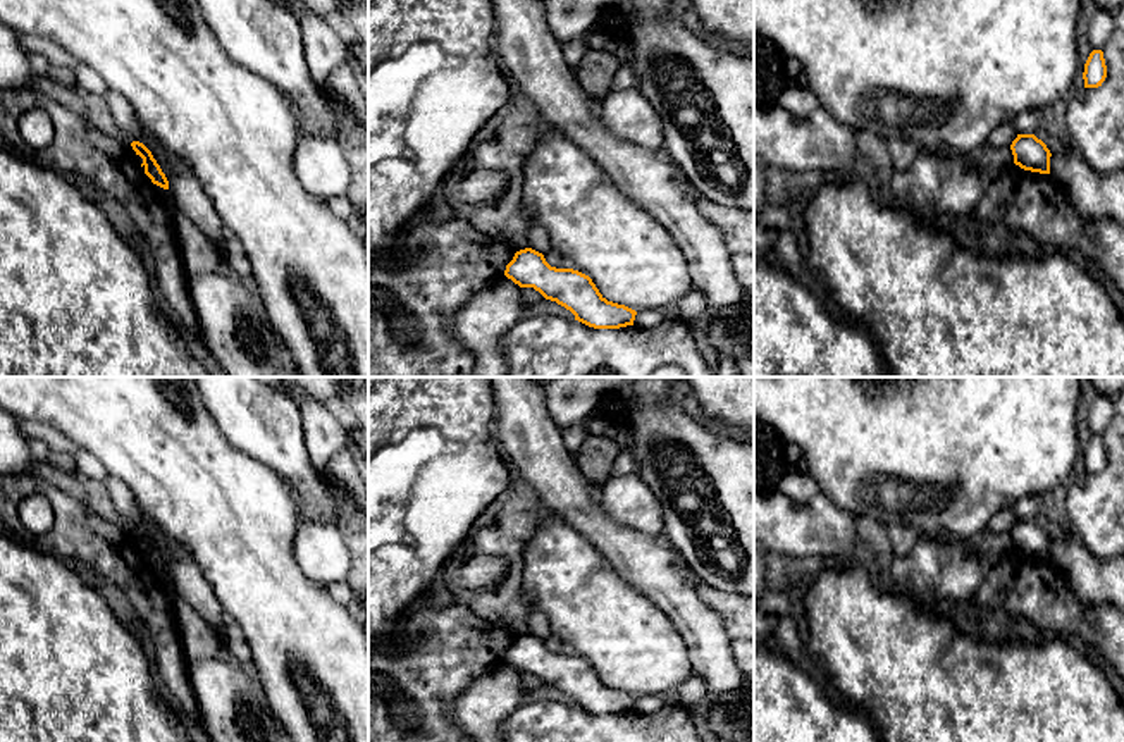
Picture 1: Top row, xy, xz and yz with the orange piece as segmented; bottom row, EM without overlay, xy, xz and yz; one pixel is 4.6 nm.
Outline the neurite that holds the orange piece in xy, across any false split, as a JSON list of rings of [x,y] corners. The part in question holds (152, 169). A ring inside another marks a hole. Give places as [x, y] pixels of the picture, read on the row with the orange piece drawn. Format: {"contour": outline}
{"contour": [[[133,141],[131,146],[136,151],[136,155],[143,158],[141,167],[145,169],[145,174],[151,179],[151,182],[164,189],[169,189],[169,181],[157,160],[153,158],[151,151],[139,141]]]}

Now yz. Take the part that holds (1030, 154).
{"contour": [[[1017,134],[1010,145],[1014,164],[1024,170],[1050,174],[1050,150],[1034,134]]]}

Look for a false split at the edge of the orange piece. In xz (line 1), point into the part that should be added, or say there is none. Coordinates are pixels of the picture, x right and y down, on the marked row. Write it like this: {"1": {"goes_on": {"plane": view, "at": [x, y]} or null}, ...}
{"1": {"goes_on": null}}

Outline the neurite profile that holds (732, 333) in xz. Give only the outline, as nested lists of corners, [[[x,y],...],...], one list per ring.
[[[745,291],[742,303],[716,312],[706,329],[709,344],[733,358],[737,377],[754,377],[754,291]]]

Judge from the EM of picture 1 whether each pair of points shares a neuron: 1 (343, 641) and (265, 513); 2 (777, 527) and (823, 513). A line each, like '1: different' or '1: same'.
1: same
2: same

